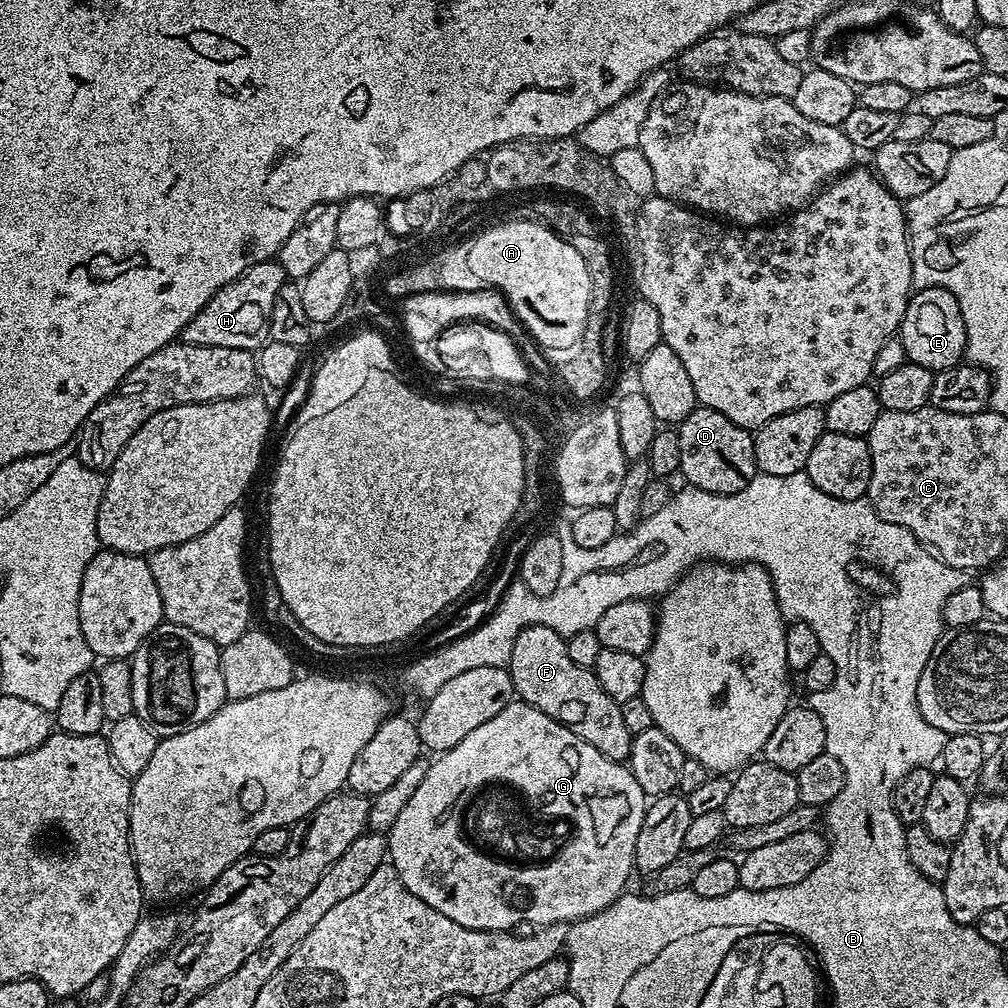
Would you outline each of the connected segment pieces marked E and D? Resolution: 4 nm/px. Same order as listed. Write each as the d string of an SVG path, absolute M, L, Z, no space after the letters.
M921 288L908 298L906 314L898 329L898 339L904 347L904 355L918 366L926 366L933 374L955 368L965 359L968 351L966 322L962 322L962 310L958 298L945 288Z
M698 406L678 425L678 446L682 450L682 462L679 475L685 476L687 483L698 490L706 490L714 494L738 494L738 490L746 487L758 475L754 458L754 436L751 431L726 418L726 414L718 414L718 410L710 410Z

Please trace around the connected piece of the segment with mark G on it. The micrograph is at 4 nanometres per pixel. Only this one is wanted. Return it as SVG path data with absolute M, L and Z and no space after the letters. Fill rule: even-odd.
M513 699L490 722L482 722L458 746L439 753L429 763L426 776L402 814L386 835L388 860L410 894L422 898L426 906L434 906L438 914L446 914L450 922L479 932L506 932L515 929L516 920L529 920L532 926L575 922L609 908L625 891L628 875L634 872L634 846L638 830L642 830L646 797L627 763L606 758L590 742L582 742L566 726L542 714L523 700ZM504 796L536 804L536 814L564 812L580 824L580 836L560 852L556 864L543 867L532 862L529 868L519 868L504 860L495 860L496 820L492 811Z

